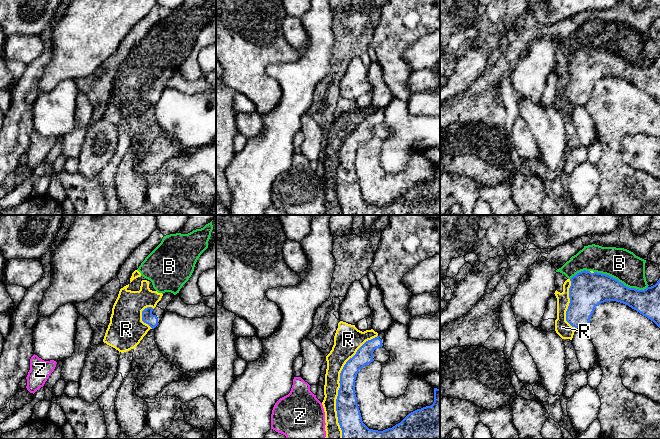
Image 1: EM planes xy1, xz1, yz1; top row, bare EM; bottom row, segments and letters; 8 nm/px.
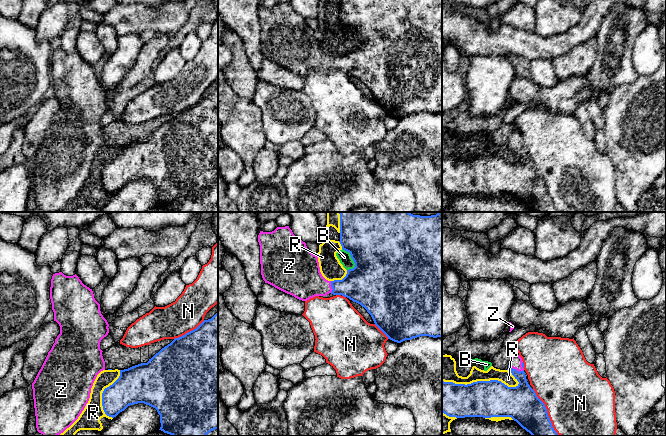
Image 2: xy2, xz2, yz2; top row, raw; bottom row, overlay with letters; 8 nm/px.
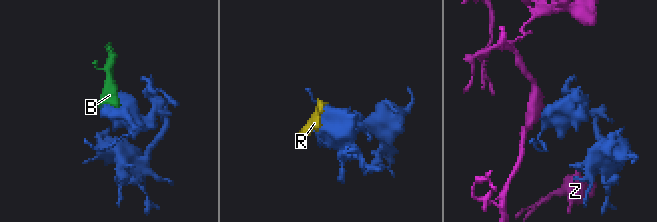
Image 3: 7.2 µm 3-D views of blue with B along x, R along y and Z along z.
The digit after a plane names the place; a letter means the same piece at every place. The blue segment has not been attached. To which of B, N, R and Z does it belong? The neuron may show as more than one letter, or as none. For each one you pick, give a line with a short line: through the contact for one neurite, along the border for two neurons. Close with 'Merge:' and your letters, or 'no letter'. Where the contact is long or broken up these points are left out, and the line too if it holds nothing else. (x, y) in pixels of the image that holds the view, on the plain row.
Merge: Z

